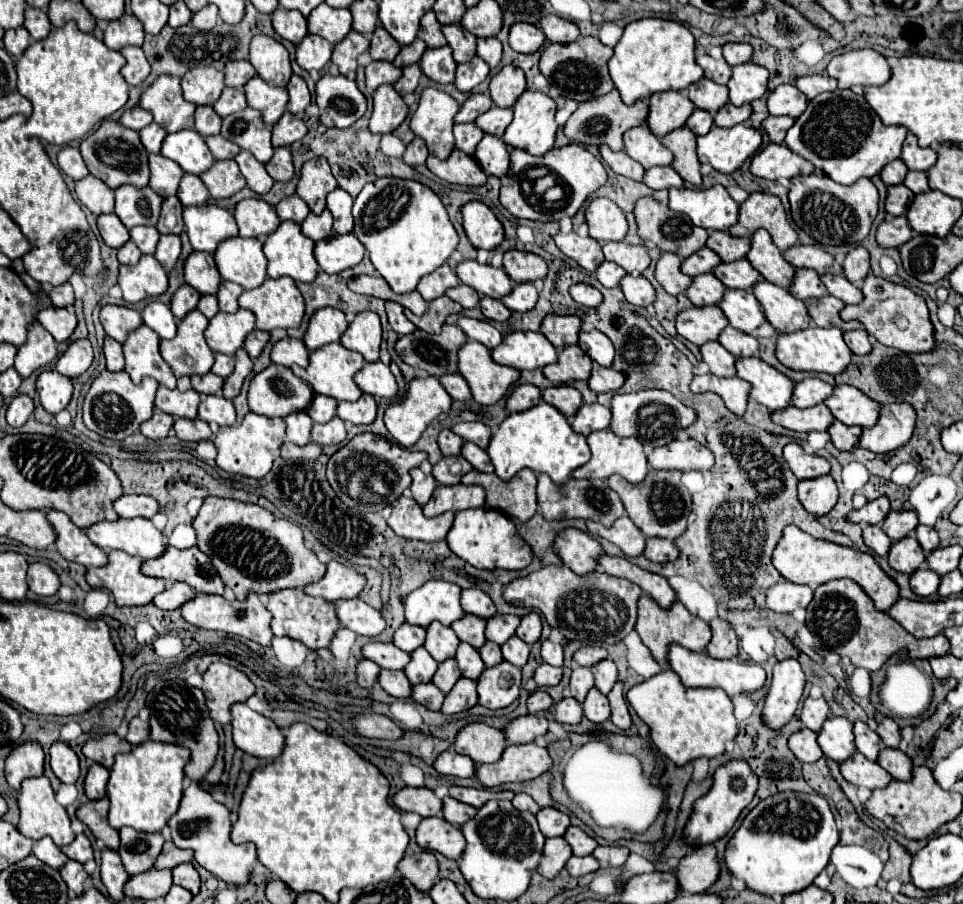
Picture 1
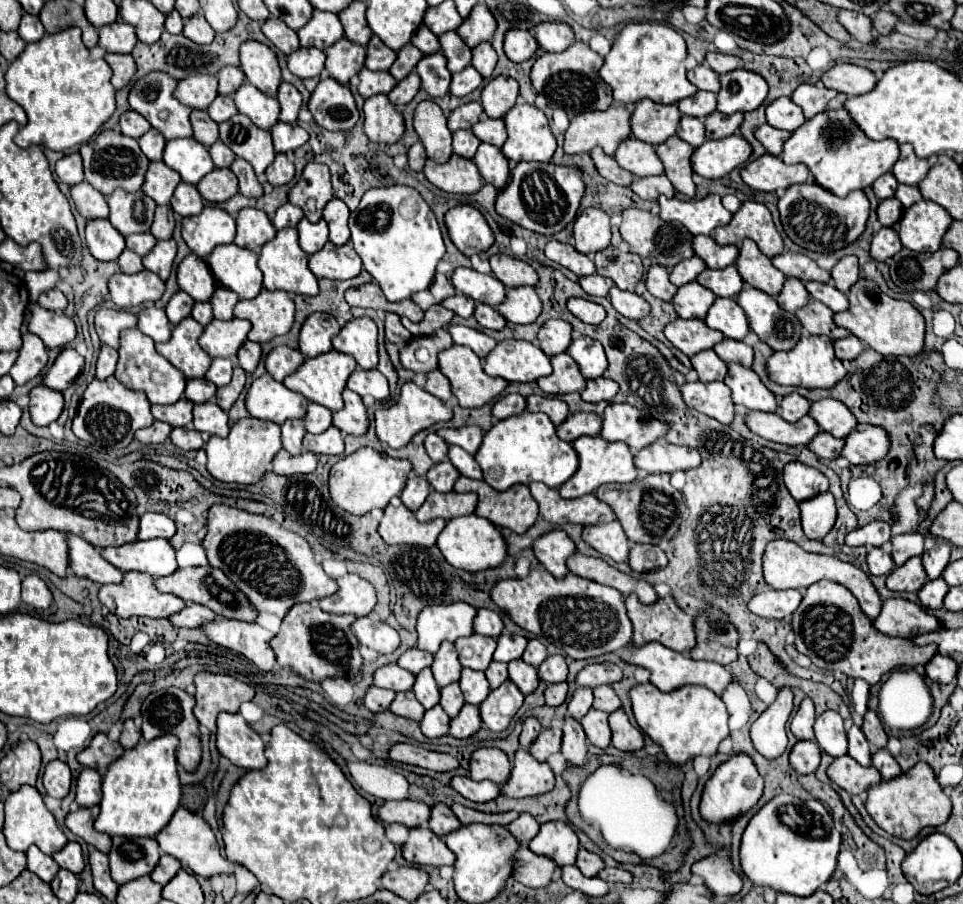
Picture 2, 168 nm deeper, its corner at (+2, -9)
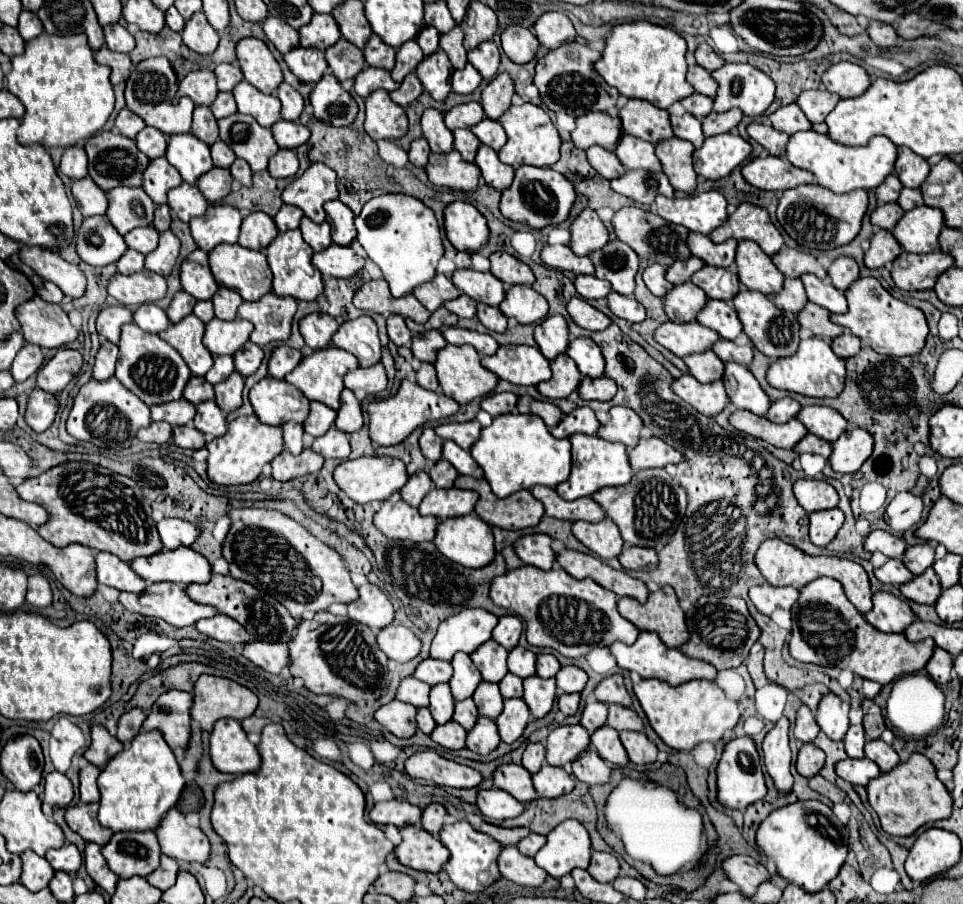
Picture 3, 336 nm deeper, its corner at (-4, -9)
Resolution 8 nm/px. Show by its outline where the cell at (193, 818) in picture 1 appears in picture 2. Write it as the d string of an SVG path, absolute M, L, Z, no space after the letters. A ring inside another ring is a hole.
M179 807L175 811L169 825L155 839L157 839L163 853L169 853L169 855L177 857L195 875L201 875L205 879L211 879L213 875L233 875L235 869L239 867L239 863L233 863L233 861L221 857L219 843L217 843L217 837L215 837L215 831L211 829L211 825L199 813L191 813L185 807Z

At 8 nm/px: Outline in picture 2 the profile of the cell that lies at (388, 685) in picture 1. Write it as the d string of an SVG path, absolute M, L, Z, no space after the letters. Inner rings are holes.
M411 691L397 693L389 709L395 715L403 715L403 717L409 717L409 719L415 719L415 721L421 721L421 715L425 713L423 705L417 703L417 699L415 699L415 695Z

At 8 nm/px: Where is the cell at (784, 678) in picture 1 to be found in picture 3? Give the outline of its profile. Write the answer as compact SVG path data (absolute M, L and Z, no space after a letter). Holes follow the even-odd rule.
M787 717L777 721L775 727L767 733L767 737L763 741L763 763L775 783L777 793L789 795L793 789L793 775L789 771L791 749L789 749L789 721L787 721Z

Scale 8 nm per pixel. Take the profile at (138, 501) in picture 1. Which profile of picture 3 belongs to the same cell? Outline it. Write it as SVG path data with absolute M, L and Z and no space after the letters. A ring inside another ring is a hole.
M163 519L157 523L157 529L159 529L165 549L169 549L169 551L175 547L181 547L181 545L191 547L201 535L199 527L183 521L183 519Z

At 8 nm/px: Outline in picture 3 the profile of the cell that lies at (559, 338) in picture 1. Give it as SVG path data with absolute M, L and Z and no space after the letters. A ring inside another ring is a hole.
M561 315L547 317L535 327L535 341L543 357L547 357L549 361L555 359L559 353L565 353L569 345L567 321Z

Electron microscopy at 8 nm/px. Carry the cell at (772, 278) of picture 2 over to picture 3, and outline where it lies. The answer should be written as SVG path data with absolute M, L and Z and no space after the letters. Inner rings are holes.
M739 241L737 253L737 275L739 281L753 291L761 291L765 295L775 295L783 287L783 273L777 271L771 257L761 251L761 247L753 241Z

